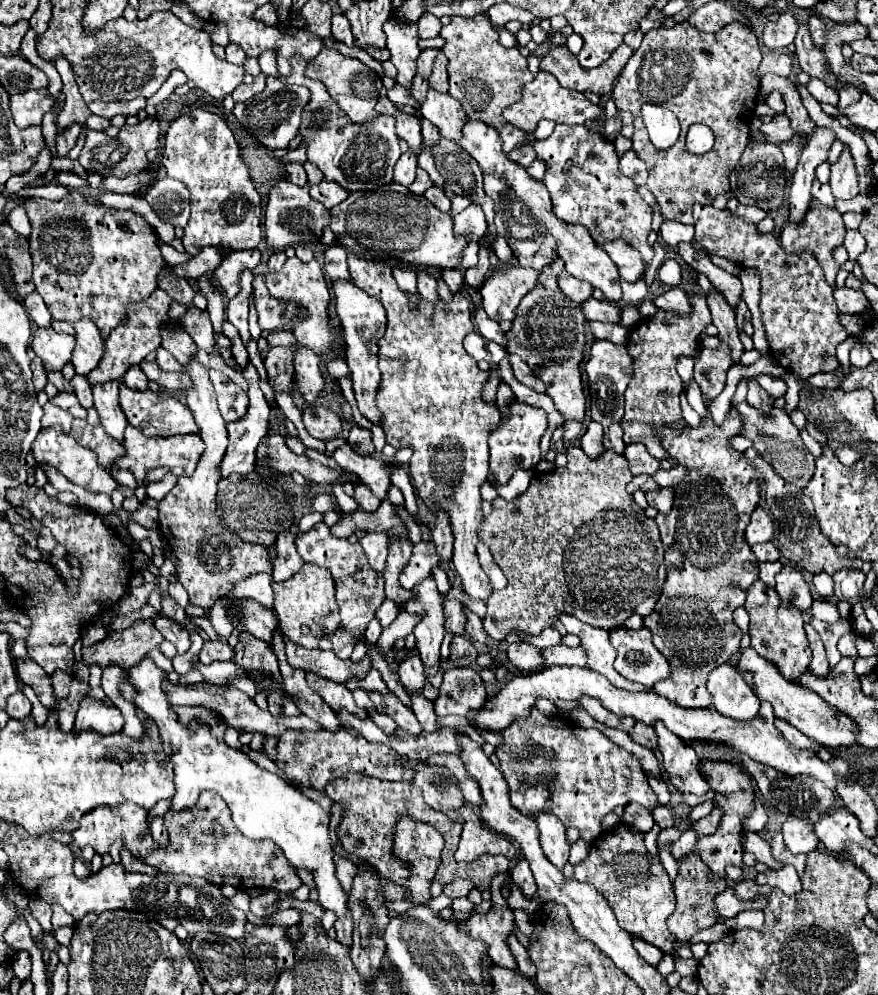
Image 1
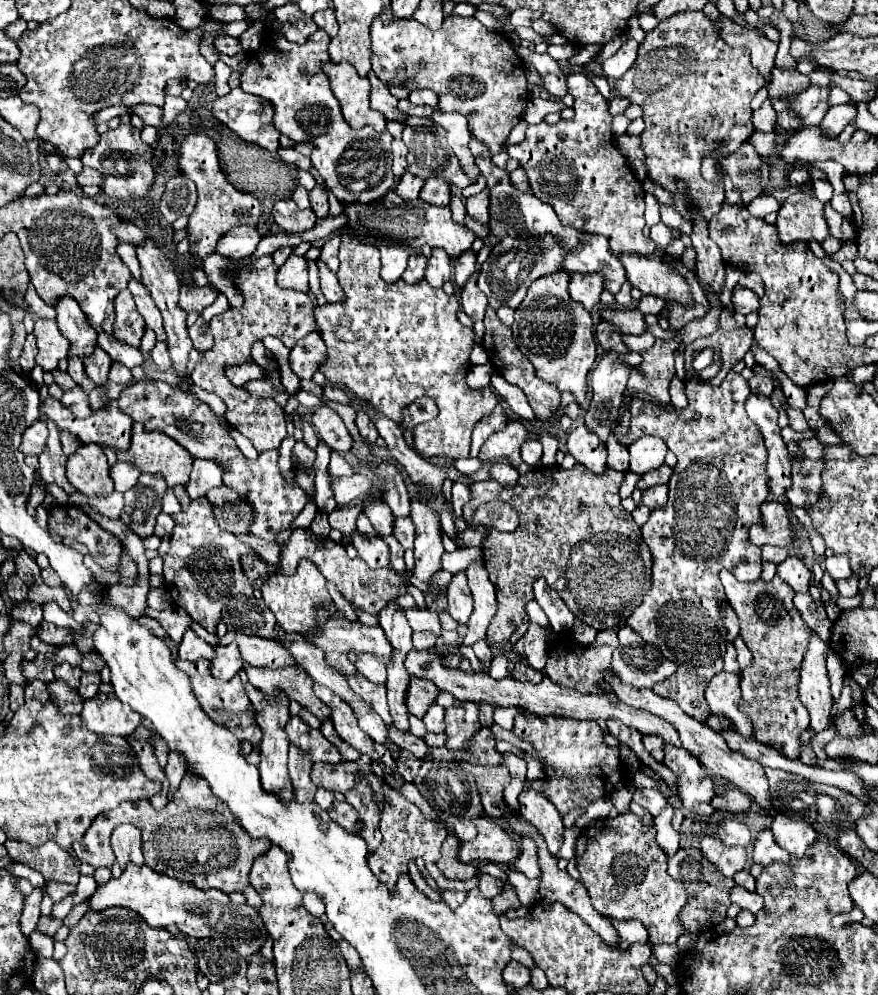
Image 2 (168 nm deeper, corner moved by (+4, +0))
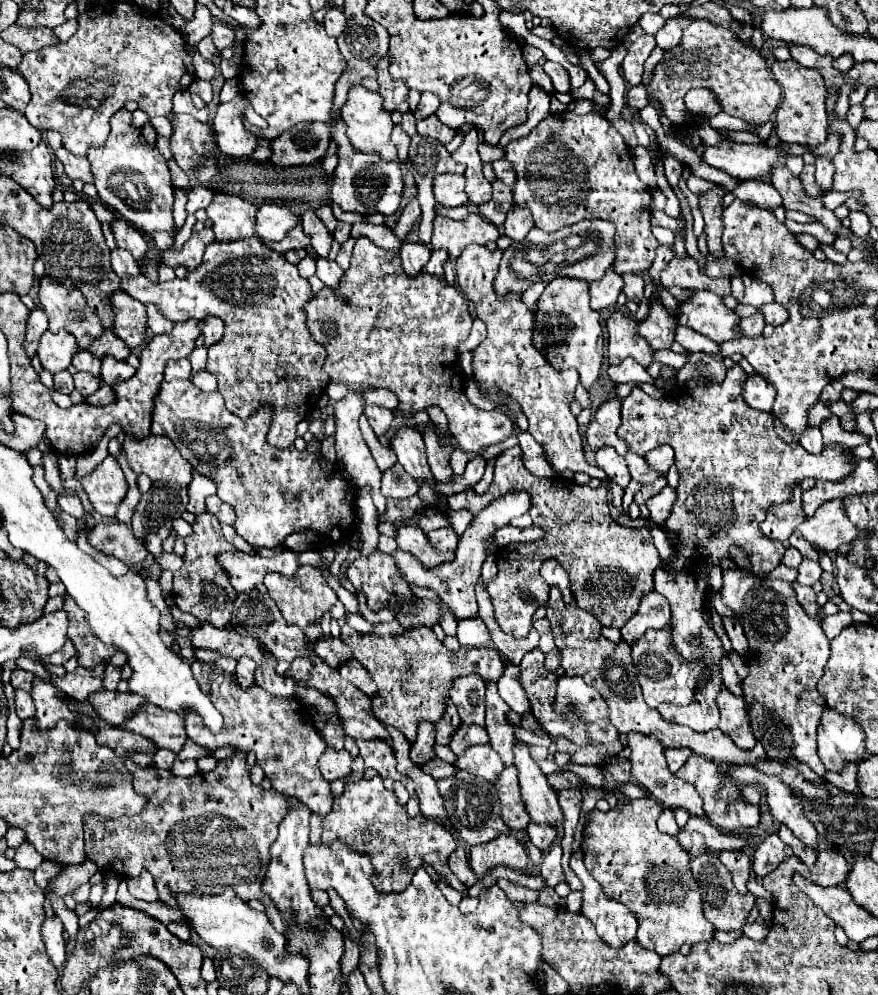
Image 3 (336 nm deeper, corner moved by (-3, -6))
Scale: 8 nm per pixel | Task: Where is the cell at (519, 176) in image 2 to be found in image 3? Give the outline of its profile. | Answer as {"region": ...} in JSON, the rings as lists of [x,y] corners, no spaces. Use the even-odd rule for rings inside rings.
{"region":[[[513,203],[513,209],[511,209],[511,213],[507,213],[507,219],[505,219],[505,225],[503,225],[505,235],[513,241],[519,241],[519,239],[525,237],[525,233],[531,227],[533,227],[531,211],[527,207],[519,207],[517,203]]]}

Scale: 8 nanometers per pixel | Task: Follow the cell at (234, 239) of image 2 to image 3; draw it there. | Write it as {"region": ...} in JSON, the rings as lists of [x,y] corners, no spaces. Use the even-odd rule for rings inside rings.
{"region":[[[267,203],[261,205],[257,213],[257,235],[265,243],[279,241],[295,223],[299,223],[299,215],[291,213],[287,207]]]}

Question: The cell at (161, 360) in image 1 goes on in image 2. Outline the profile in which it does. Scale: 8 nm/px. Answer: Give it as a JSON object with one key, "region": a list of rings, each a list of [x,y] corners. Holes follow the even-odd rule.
{"region":[[[158,341],[158,343],[154,345],[154,349],[152,349],[152,359],[154,359],[154,363],[156,363],[158,369],[168,369],[168,367],[172,365],[172,359],[170,359],[170,355],[168,355],[168,345],[166,345],[166,341]]]}

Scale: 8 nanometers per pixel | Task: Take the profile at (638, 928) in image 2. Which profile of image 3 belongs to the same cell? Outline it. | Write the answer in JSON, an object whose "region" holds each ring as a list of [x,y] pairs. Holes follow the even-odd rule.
{"region":[[[575,851],[571,855],[571,861],[569,861],[571,869],[577,873],[577,877],[583,881],[583,907],[581,907],[581,913],[587,915],[587,919],[595,925],[597,929],[597,935],[609,943],[613,949],[621,949],[625,947],[629,941],[635,941],[637,939],[637,917],[635,913],[631,913],[631,909],[627,909],[625,905],[619,905],[617,901],[611,901],[607,897],[603,897],[603,891],[601,891],[601,885],[589,875],[589,871],[585,869],[583,865],[583,851]]]}

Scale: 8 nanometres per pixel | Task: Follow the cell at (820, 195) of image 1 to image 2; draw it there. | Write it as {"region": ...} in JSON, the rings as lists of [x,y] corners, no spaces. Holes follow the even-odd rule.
{"region":[[[792,165],[790,173],[788,173],[790,185],[800,185],[802,181],[808,181],[808,179],[810,179],[810,175],[808,175],[806,167],[802,167],[802,165]]]}

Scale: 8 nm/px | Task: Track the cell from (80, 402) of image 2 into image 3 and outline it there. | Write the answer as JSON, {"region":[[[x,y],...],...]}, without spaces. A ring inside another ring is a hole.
{"region":[[[99,385],[99,389],[91,395],[85,397],[85,403],[89,405],[95,405],[95,407],[103,407],[103,405],[109,405],[111,401],[115,401],[115,395],[111,393],[111,387],[109,385]]]}

